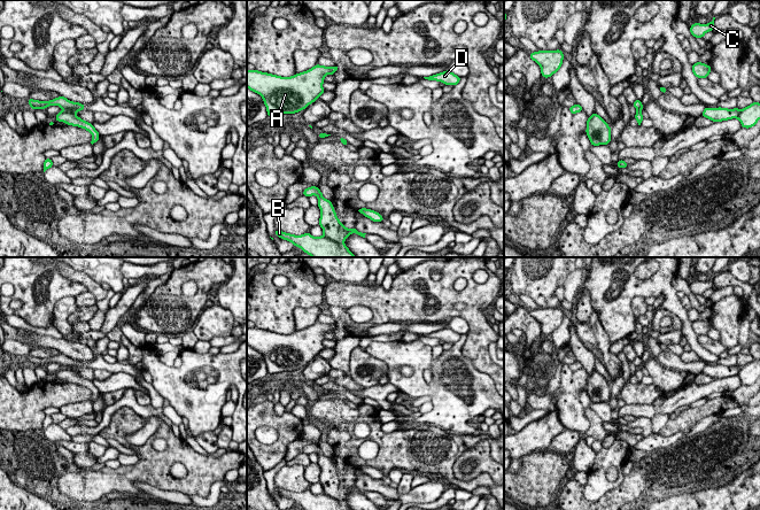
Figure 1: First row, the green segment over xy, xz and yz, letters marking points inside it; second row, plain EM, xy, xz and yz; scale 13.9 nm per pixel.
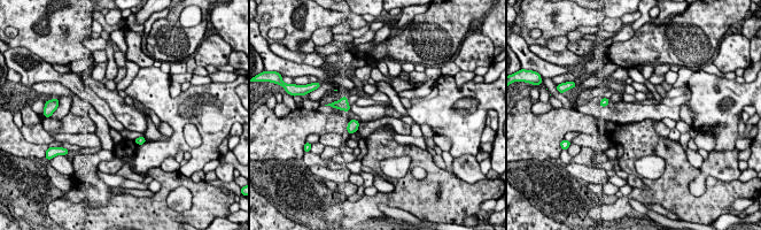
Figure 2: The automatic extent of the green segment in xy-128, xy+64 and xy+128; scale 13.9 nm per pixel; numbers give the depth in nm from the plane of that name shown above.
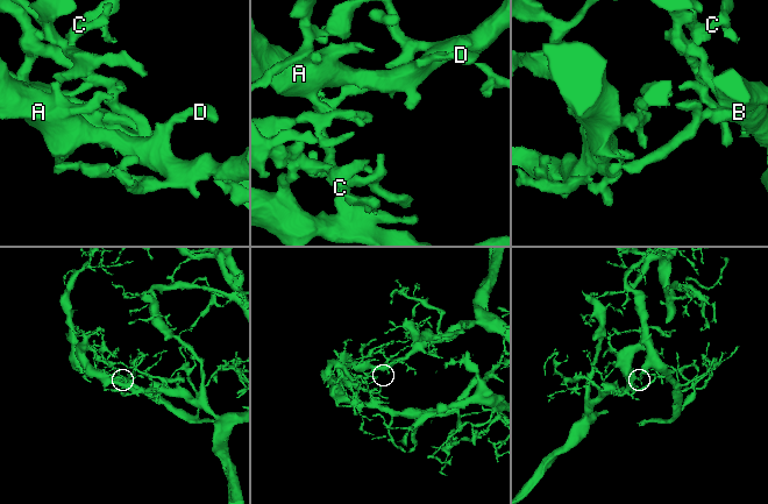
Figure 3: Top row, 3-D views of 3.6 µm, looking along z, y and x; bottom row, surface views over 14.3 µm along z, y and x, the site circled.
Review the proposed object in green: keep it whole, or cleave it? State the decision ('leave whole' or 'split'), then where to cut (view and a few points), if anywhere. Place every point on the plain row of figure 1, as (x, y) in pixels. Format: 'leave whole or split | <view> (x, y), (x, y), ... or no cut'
split | xy (64, 366), (72, 369)

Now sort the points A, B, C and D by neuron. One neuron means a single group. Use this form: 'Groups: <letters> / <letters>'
Groups: A C D / B

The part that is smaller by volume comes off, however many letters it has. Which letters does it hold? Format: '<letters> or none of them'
B

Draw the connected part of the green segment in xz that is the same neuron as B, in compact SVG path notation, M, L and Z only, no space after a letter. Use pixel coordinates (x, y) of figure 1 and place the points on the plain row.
M279 487L274 488L276 493L293 500L295 504L300 504L304 510L351 510L343 500L336 500L325 493L316 495L310 489L294 493Z

